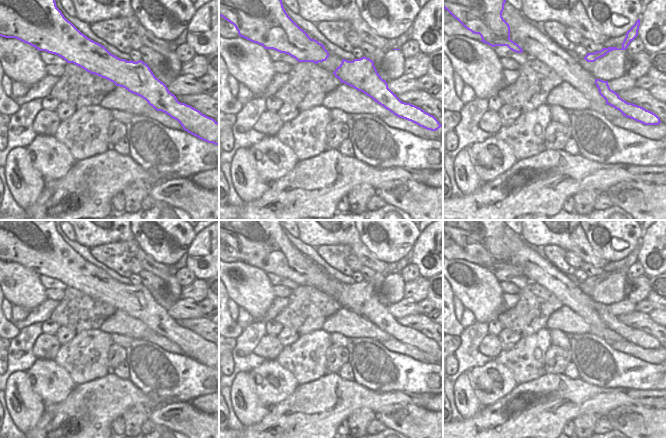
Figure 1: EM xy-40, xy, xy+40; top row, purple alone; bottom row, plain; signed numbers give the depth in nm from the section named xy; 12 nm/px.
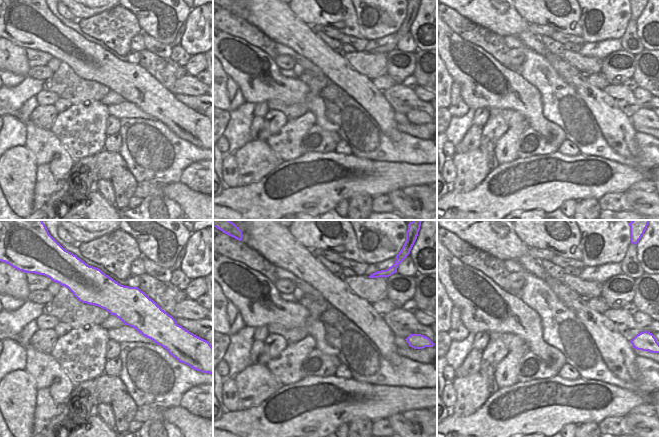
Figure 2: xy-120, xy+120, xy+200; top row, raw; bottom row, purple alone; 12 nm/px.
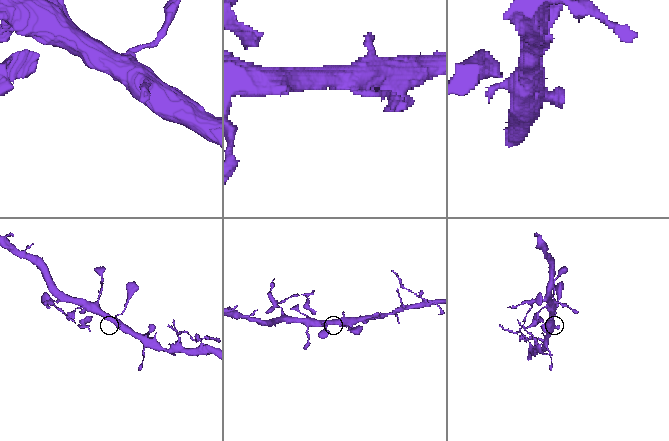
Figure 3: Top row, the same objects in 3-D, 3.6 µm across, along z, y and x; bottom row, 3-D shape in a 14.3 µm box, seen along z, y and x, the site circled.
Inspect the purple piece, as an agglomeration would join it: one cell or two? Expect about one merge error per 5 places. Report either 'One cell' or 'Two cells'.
One cell

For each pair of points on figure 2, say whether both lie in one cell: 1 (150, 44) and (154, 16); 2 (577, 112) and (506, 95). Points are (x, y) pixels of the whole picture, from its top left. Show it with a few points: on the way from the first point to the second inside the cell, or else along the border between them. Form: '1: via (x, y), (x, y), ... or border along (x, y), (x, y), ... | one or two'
1: border along (143, 31), (155, 39), (171, 45) | two
2: border along (530, 84), (540, 93), (542, 114), (555, 124) | two

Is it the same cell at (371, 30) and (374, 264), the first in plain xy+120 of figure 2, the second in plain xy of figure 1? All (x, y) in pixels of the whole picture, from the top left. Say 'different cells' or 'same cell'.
different cells

